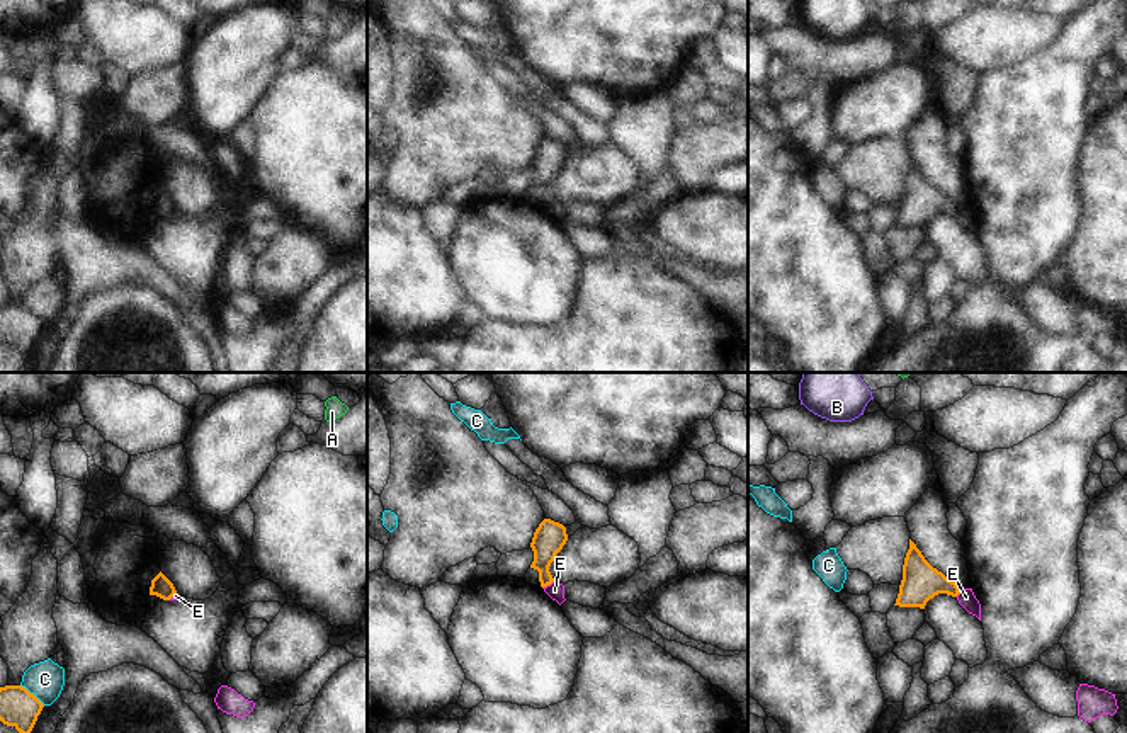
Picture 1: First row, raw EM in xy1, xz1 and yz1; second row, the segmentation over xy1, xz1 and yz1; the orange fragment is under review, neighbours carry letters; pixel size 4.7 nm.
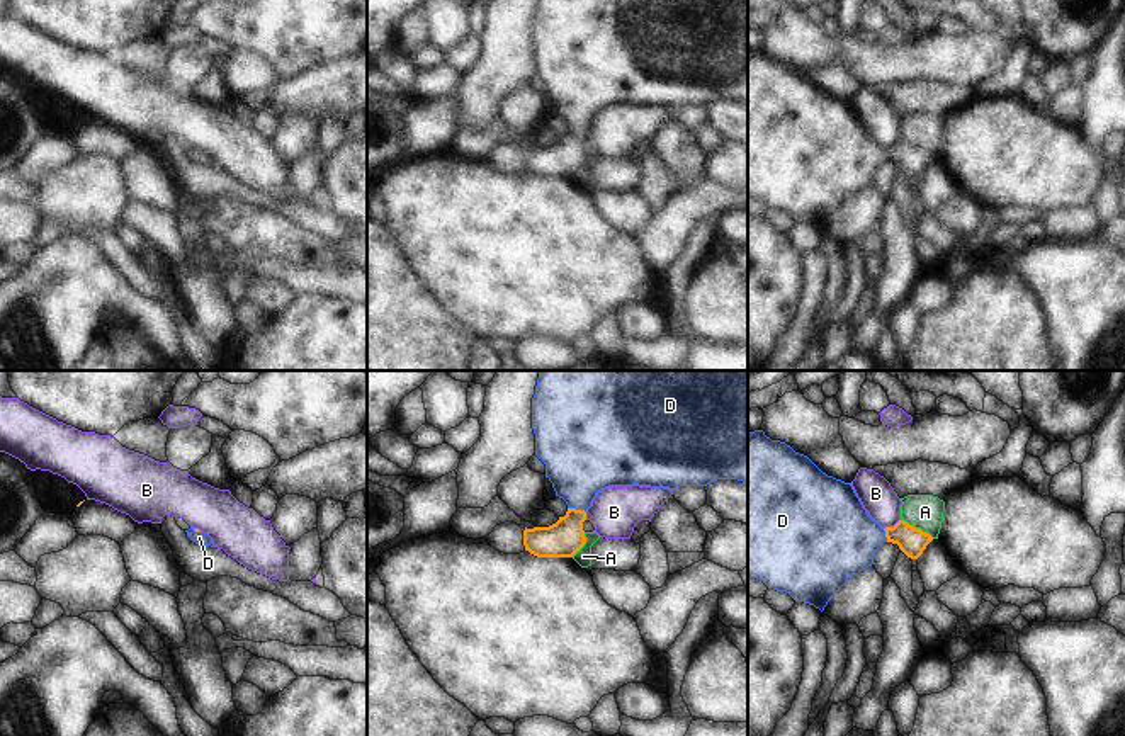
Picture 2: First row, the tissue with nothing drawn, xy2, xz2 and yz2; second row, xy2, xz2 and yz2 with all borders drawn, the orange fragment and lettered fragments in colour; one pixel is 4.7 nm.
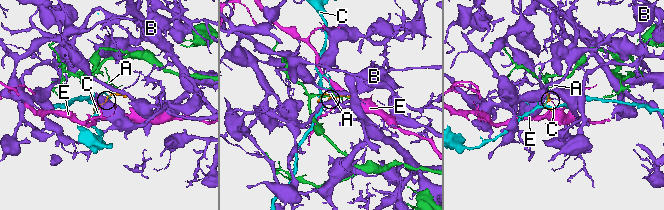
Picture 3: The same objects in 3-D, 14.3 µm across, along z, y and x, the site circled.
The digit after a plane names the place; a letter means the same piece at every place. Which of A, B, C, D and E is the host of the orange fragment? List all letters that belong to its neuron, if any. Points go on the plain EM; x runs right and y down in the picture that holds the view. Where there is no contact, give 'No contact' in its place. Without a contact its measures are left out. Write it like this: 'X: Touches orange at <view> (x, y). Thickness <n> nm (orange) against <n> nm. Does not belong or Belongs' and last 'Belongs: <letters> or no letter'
A: Touches orange at yz2 (918, 148). Thickness 140 nm (orange) against 170 nm. Does not belong
B: Touches orange at yz2 (891, 147). Thickness 140 nm (orange) against 160 nm. Does not belong
C: Touches orange at xy1 (33, 313). Thickness 180 nm (orange) against 170 nm. Does not belong
D: Touches orange at xz2 (575, 128). Thickness 180 nm (orange) against 360 nm. Belongs
E: Touches orange at xz1 (548, 203). Thickness 150 nm (orange) against 80 nm. Does not belong
Belongs: D.

